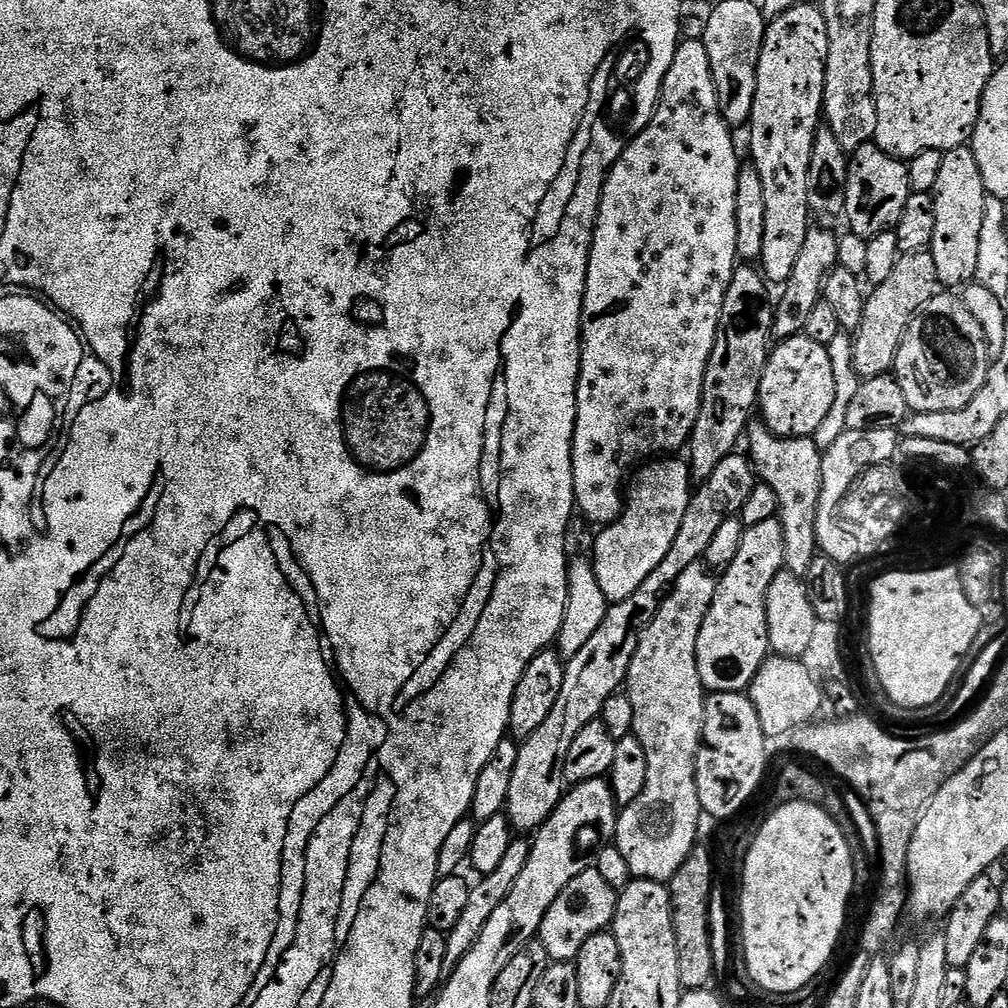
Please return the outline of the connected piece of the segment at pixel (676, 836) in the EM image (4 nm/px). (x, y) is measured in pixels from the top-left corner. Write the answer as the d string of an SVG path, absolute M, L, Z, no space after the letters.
M706 563L689 566L682 578L674 582L671 592L662 602L658 614L638 642L638 650L630 662L626 693L634 710L631 735L636 736L646 752L646 784L633 804L619 813L616 821L614 847L622 850L622 858L630 862L637 880L653 880L659 884L671 882L674 874L698 842L702 809L696 785L696 755L704 739L704 702L706 689L698 674L698 634L702 622L714 602L718 580Z

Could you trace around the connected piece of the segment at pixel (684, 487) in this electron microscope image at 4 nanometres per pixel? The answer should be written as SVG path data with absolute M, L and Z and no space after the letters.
M660 458L645 463L635 473L636 485L627 489L623 512L612 524L597 531L600 533L597 534L596 545L590 553L592 569L598 578L598 586L602 586L602 594L612 604L630 598L630 594L634 594L634 590L638 590L638 586L642 586L642 582L646 582L650 574L654 574L654 566L658 566L658 562L666 558L670 546L674 546L674 538L678 538L678 526L682 526L682 518L686 518L686 506L694 491L694 481L689 465L676 459L680 458Z

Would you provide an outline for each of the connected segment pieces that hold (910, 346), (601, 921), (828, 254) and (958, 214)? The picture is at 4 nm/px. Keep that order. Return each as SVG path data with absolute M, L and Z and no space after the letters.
M941 294L908 327L896 355L894 375L913 413L962 410L982 390L990 367L986 334L956 294Z
M595 866L587 868L578 878L574 878L554 898L550 910L546 910L546 918L542 918L542 926L538 933L538 942L546 946L546 954L550 954L553 962L558 960L575 961L582 946L586 946L586 938L611 929L612 919L618 906L618 890L609 886L598 874Z
M821 226L809 227L806 242L802 245L802 254L798 254L798 262L794 266L794 274L788 283L783 285L784 292L778 296L778 303L774 308L774 332L777 337L787 338L798 336L805 331L808 319L816 312L816 307L821 307L824 282L832 269L837 267L839 258L840 241L835 231Z
M971 147L952 148L944 153L934 195L938 223L934 226L930 251L941 285L948 290L960 290L976 278L978 238L982 234L982 214L989 197L982 182L982 170L978 170L978 158L974 158Z

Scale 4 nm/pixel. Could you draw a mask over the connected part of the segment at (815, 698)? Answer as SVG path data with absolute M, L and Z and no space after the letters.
M769 655L764 664L758 670L758 674L752 680L748 687L747 697L751 700L754 710L758 710L758 718L762 722L764 735L769 738L778 738L782 734L790 734L796 728L804 728L806 725L813 723L820 712L820 707L825 707L825 689L817 676L810 674L800 658L795 656L778 656Z

